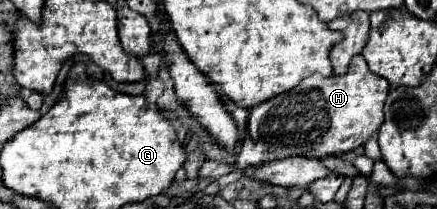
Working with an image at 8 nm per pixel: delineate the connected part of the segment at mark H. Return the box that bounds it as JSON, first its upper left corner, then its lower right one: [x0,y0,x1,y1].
[200,56,390,180]

